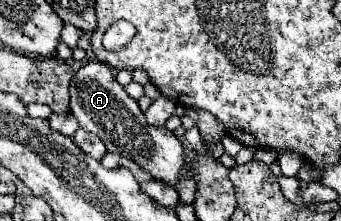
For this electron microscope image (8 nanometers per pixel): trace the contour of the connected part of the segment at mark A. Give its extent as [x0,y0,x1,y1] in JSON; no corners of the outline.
[70,60,184,186]

